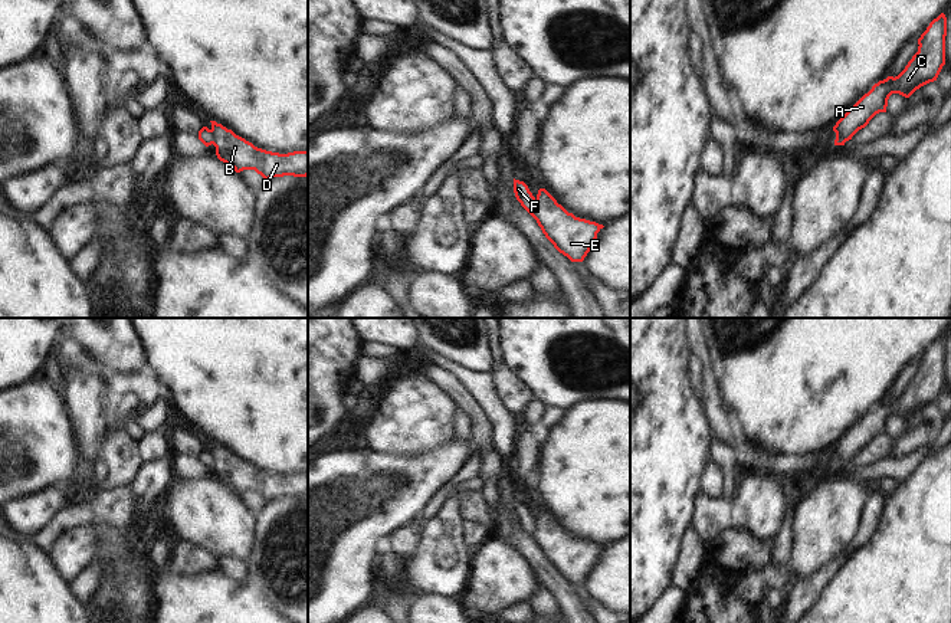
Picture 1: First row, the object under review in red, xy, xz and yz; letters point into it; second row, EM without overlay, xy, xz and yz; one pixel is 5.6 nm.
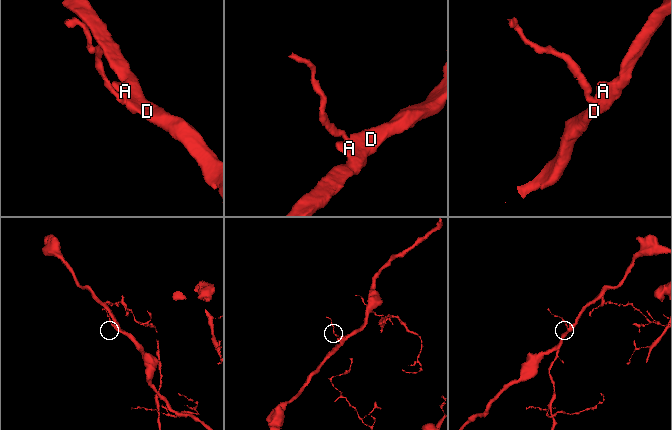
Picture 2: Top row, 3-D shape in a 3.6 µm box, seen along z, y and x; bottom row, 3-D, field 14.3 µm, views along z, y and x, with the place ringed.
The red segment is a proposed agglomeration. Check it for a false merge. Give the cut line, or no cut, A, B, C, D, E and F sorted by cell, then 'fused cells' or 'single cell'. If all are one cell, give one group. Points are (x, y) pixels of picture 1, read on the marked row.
cut xy (210, 130), (213, 143); groups A B C D E / F; fused cells

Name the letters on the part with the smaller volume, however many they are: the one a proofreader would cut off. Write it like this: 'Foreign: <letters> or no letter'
Foreign: F

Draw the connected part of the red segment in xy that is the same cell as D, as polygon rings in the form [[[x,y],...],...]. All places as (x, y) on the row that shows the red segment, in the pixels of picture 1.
[[[216,121],[211,122],[213,145],[220,161],[236,173],[255,170],[265,180],[273,177],[308,176],[308,151],[279,154],[255,147]]]

